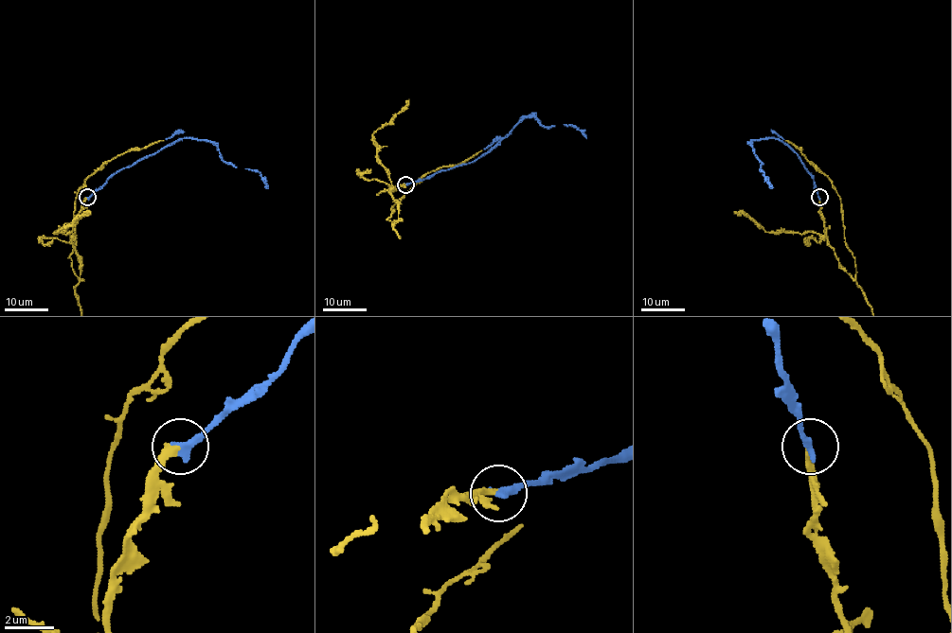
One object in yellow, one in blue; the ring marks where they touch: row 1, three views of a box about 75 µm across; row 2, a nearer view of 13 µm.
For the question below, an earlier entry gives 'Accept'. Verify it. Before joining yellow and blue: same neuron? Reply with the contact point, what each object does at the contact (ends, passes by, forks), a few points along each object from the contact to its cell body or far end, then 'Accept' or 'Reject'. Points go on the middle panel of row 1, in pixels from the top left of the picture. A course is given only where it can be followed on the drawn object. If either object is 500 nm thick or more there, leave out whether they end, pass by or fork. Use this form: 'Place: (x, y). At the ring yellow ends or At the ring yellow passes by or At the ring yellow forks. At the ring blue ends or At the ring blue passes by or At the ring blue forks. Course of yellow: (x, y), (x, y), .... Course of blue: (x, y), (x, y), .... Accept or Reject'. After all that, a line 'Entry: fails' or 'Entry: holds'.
Place: (405, 184). At the ring yellow ends. At the ring blue ends. Course of blue: (405, 184), (473, 162), (490, 152), (524, 118), (534, 116), (545, 127), (573, 125), (586, 137). Accept
Entry: holds

